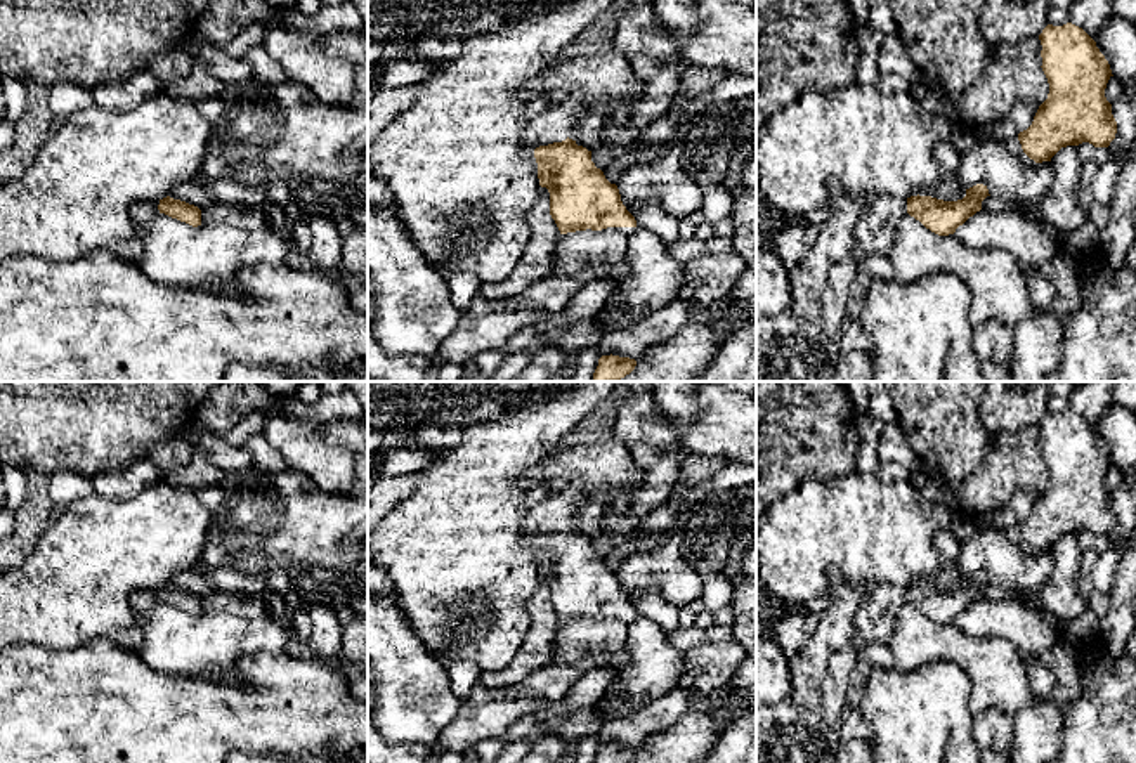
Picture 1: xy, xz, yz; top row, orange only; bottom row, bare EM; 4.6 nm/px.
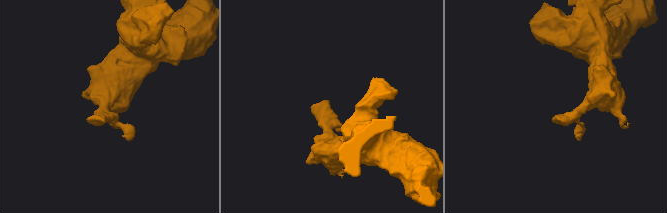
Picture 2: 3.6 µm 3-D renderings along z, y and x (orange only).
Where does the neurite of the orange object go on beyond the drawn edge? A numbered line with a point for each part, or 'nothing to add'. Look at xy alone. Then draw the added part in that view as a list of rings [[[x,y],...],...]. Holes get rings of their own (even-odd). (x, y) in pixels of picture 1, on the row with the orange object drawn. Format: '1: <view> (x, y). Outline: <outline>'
1: xy (144, 212). Outline: [[[140,201],[132,206],[132,220],[135,225],[147,225],[153,218],[156,218],[160,213],[158,201]]]

